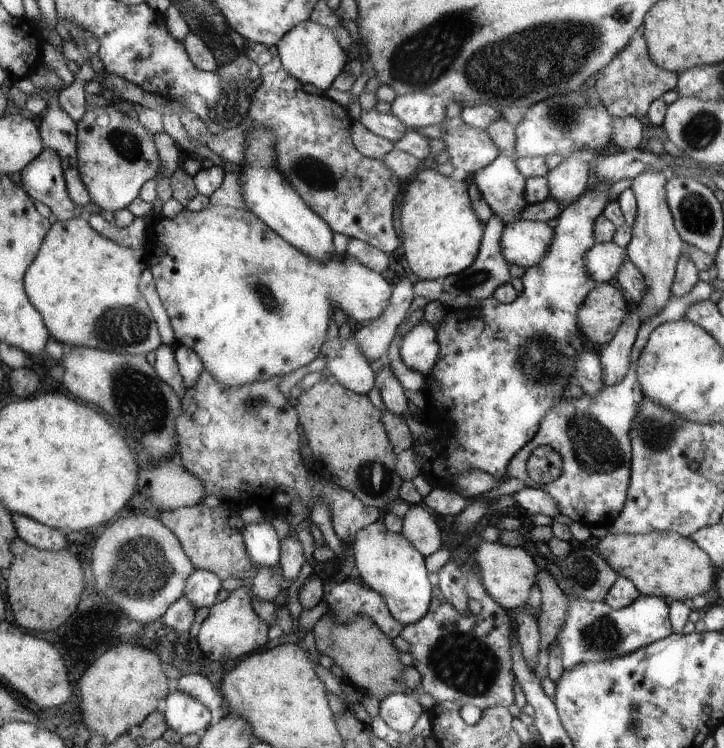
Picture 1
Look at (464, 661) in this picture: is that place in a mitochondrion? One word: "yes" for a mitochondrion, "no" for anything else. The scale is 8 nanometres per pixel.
yes

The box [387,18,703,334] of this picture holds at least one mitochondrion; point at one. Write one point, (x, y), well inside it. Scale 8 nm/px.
(564, 115)

